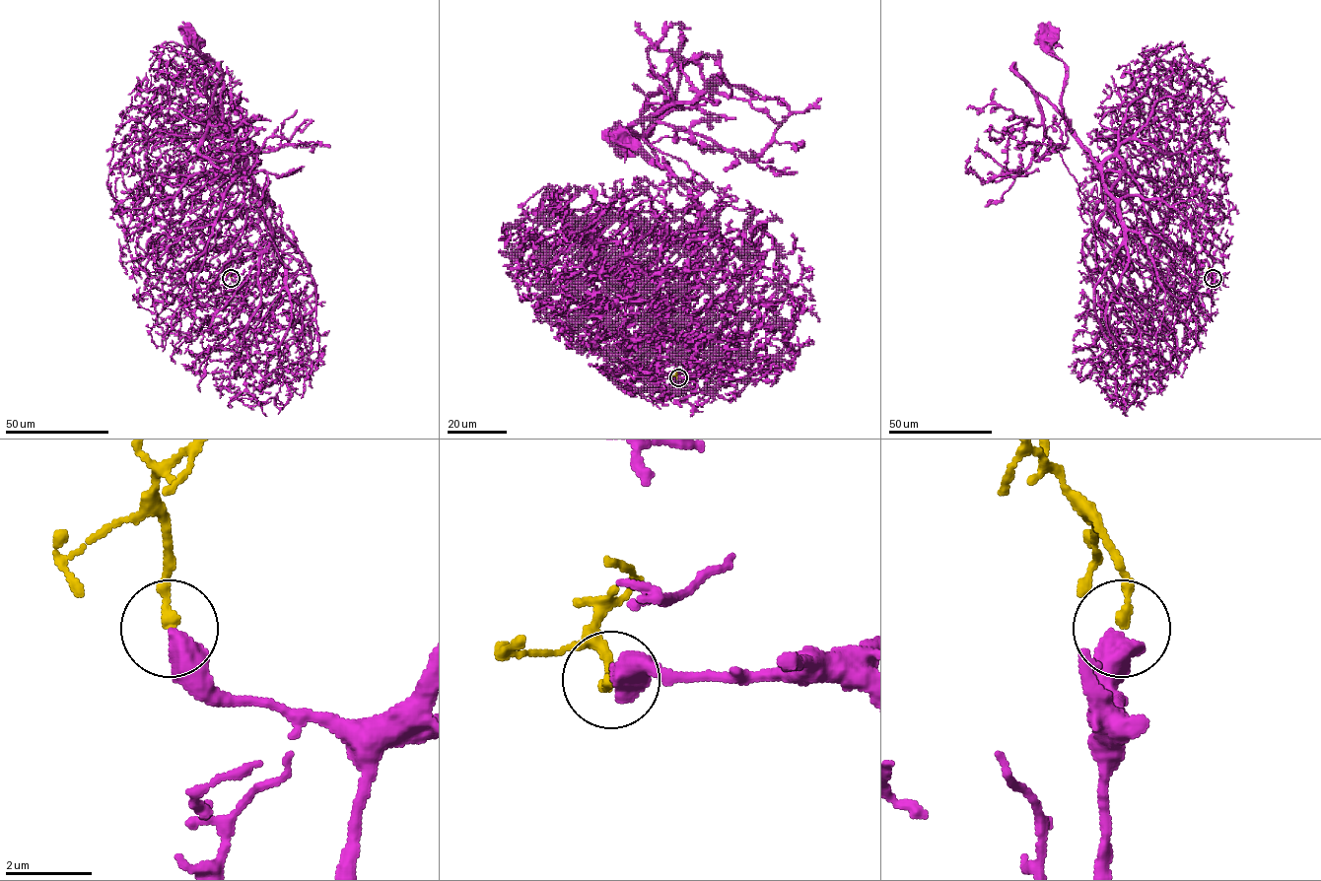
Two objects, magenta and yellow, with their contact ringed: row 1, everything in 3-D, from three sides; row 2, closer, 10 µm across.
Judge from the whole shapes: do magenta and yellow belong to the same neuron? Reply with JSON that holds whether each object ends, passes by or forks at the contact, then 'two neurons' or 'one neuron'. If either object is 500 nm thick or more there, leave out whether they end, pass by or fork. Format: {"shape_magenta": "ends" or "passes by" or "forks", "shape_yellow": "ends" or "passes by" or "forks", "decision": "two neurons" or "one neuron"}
{"decision": "one neuron"}

